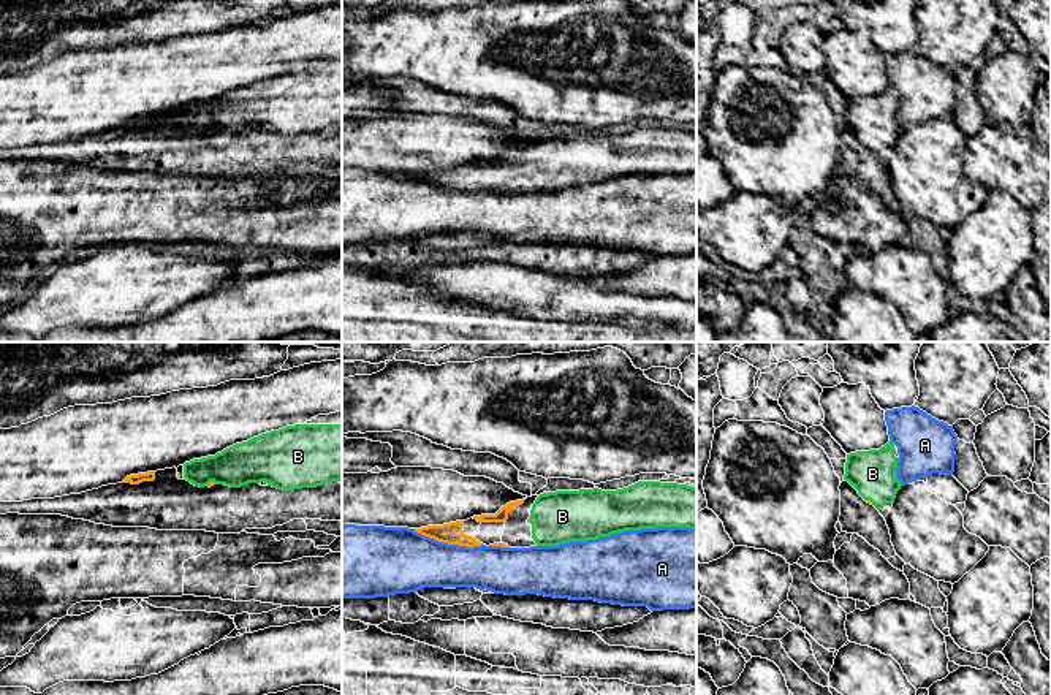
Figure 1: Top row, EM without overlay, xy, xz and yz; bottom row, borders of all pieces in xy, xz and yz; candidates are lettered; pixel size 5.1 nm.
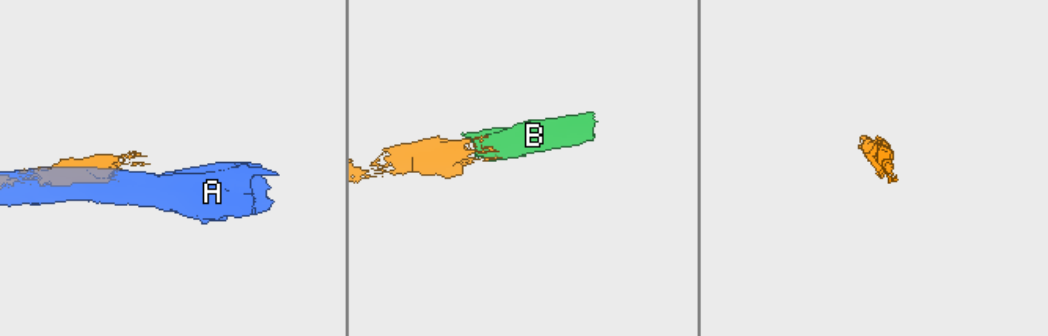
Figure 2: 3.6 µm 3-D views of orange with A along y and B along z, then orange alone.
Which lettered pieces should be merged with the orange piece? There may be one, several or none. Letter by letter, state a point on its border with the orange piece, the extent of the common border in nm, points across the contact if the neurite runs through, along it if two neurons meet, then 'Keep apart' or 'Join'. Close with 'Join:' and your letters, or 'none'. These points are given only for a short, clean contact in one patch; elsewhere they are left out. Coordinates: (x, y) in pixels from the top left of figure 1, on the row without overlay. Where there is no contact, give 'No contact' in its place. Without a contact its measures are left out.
A: Touches orange at xz (448, 189). Shared border 360 nm. Keep apart
B: Touches orange at xy (211, 127). Shared border 60 nm. Path across: xy (211, 129), (211, 127), (225, 113), (254, 106). Join
Join: B

